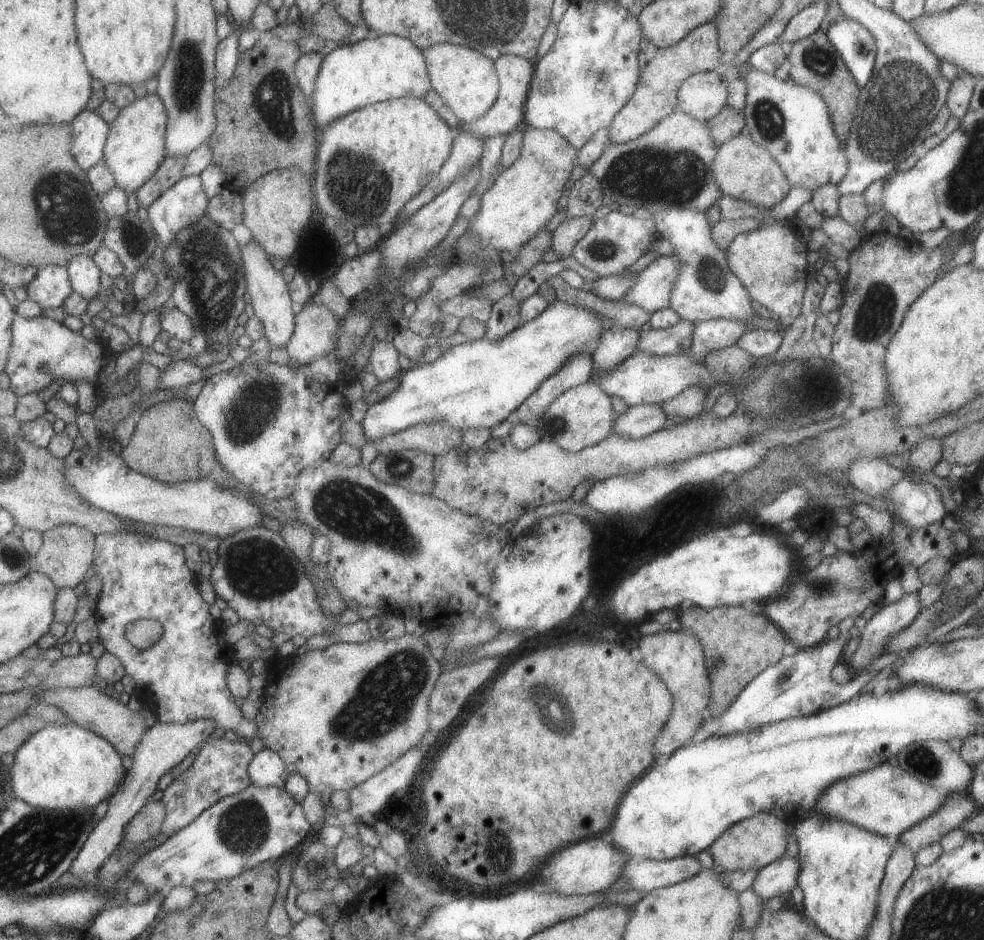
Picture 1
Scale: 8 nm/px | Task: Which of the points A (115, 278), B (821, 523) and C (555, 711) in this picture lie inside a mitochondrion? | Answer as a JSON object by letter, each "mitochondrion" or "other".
{"A":"other","B":"other","C":"mitochondrion"}

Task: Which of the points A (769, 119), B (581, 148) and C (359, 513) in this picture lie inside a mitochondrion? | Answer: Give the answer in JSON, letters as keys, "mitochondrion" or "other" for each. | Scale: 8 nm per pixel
{"A":"mitochondrion","B":"other","C":"mitochondrion"}

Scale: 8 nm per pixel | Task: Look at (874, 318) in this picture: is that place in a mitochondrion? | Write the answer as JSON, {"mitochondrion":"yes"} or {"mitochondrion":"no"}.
{"mitochondrion":"yes"}

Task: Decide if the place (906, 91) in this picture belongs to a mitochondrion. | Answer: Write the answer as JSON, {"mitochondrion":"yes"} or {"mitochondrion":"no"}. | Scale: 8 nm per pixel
{"mitochondrion":"yes"}

